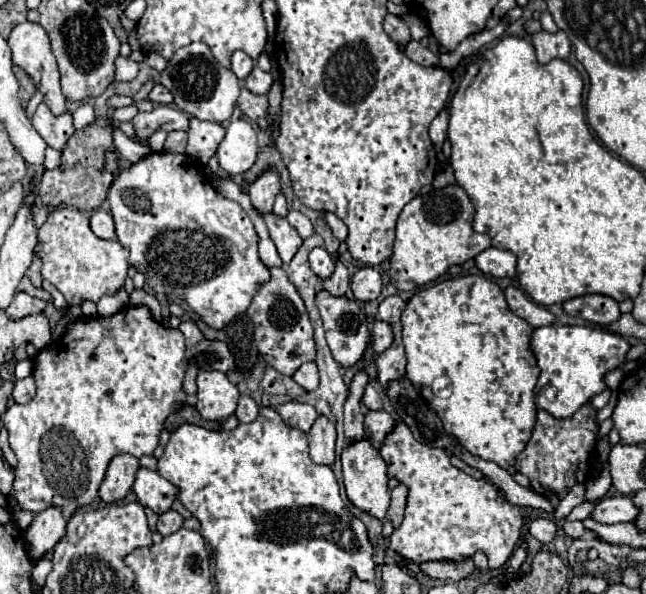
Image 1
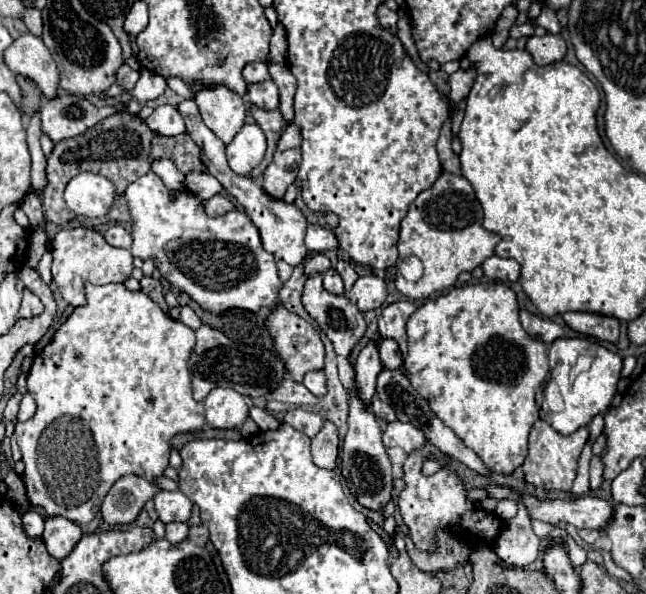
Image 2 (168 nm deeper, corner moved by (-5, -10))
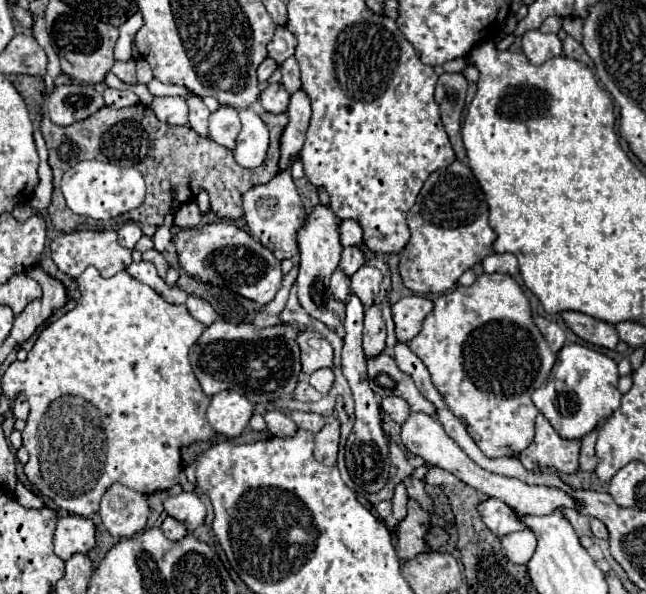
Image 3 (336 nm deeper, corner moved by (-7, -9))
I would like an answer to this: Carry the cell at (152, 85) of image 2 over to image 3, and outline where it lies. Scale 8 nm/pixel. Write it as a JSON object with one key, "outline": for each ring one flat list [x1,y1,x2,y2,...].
{"outline":[[152,79,150,83,148,83,148,91,152,93,152,95,180,95,180,97,184,97,186,93,188,93,188,89,184,89,184,87,180,87,180,85,164,85,164,83,160,83,160,81,156,81,156,79]]}

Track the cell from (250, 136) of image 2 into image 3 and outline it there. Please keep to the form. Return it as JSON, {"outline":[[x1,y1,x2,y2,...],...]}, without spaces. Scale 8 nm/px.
{"outline":[[250,109,240,111,242,131,236,139,234,159,240,167,252,169,262,165,268,151,268,127,264,121]]}

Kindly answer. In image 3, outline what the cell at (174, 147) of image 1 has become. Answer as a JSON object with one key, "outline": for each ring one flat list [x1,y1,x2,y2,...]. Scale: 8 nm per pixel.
{"outline":[[134,105,124,109,112,109,104,107,96,117,88,117,88,121,78,121,76,125,58,127,48,121,48,117,42,119,40,131,44,135,46,147,48,147,48,161,54,171,54,193,52,203,48,207,48,215,52,225,58,231,74,231,74,213,66,207,62,193,58,191,62,175,76,163,84,159,96,159,106,161,120,167,134,167,138,169,146,179,146,203,142,203,136,211,128,211,128,221,142,223,142,225,160,225,164,221,164,213,172,205,172,191,170,187,176,185,176,193,180,203,190,201,198,195,200,189,208,191,212,211,218,217,238,219,242,217,242,195,260,183,268,183,276,173,276,161,278,161,278,143,280,135,284,131,284,125,288,123,286,113,262,113,262,121,270,129,270,149,266,155,266,161,256,169,246,169,236,165,233,151,214,143,208,137,196,135,190,127,176,127,176,125,164,125,156,119,150,107]]}

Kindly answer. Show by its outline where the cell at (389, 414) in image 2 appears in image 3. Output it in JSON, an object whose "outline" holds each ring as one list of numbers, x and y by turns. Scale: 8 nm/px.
{"outline":[[384,397,382,399,382,411,392,419,392,421,396,421,396,423,404,423,406,419,408,419,408,415,410,415,410,409,408,409,408,403,404,401,404,399,400,399,400,397]]}

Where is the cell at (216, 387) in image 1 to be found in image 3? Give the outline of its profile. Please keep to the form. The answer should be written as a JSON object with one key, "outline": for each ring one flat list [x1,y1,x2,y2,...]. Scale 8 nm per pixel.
{"outline":[[220,391,212,397,208,405,208,421,212,429,226,437,238,437,254,411,254,405,236,391]]}

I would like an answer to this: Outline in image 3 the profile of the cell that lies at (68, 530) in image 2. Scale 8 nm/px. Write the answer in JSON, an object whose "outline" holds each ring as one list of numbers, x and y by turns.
{"outline":[[64,515,56,523,54,553,60,559,70,559,74,553,88,553,94,547,94,523,80,515]]}

